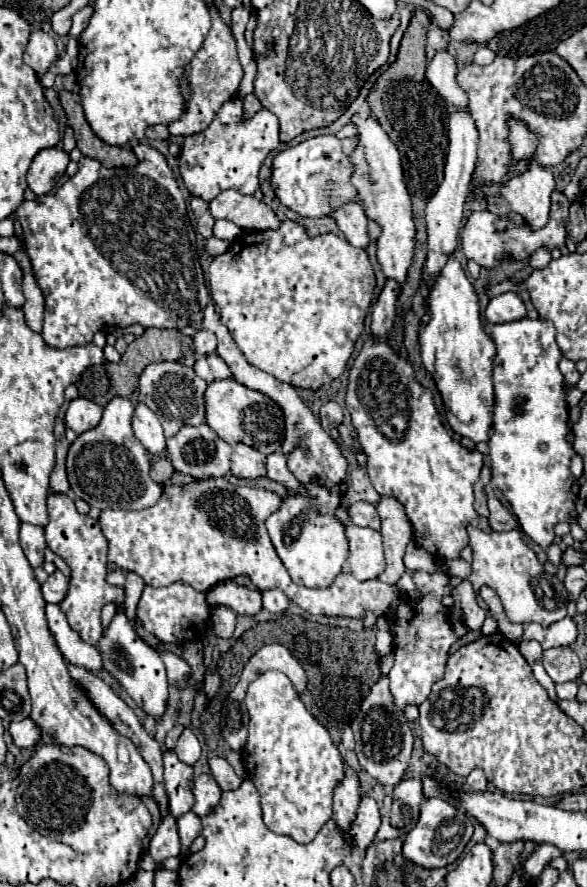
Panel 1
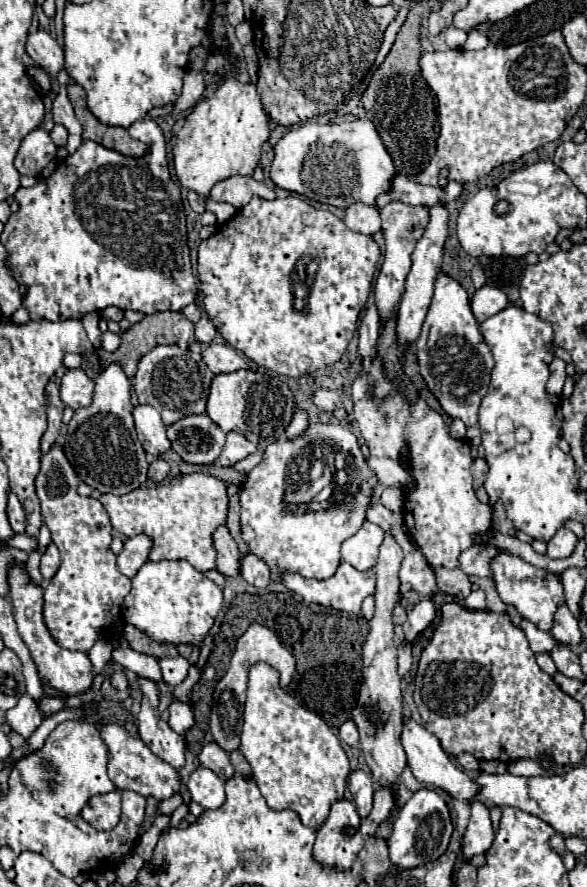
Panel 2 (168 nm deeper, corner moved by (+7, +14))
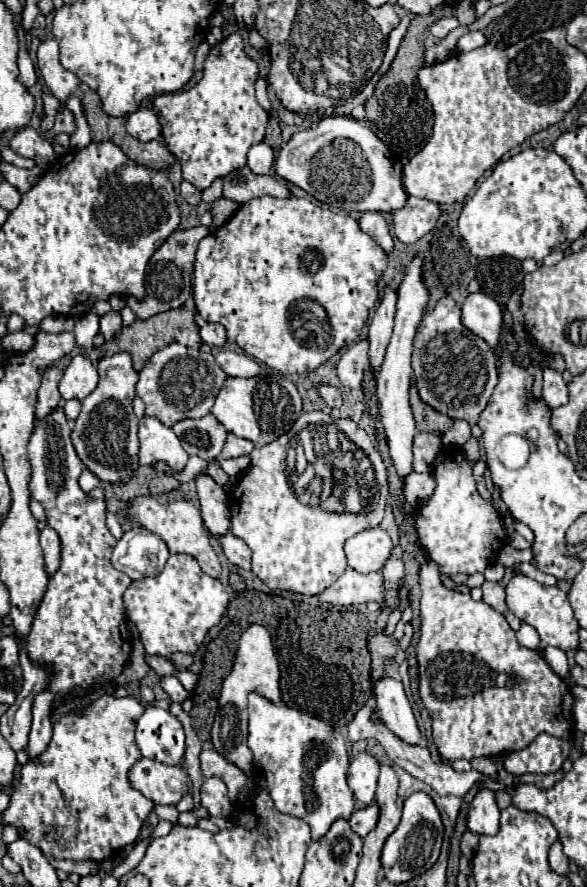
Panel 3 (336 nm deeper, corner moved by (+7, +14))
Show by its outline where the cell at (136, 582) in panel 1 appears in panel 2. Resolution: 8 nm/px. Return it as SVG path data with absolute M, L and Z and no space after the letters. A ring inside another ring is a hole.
M144 534L128 538L124 542L122 552L118 554L118 570L124 576L134 576L140 570L140 566L148 560L150 546L152 546L152 542Z

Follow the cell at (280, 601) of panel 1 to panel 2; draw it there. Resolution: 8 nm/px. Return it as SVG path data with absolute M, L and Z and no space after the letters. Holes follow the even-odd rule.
M248 554L242 558L242 578L256 588L266 588L272 580L268 564L254 554Z

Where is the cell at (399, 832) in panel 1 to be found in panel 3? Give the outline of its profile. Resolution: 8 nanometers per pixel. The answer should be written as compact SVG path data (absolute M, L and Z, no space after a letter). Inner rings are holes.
M372 804L370 808L366 806L366 808L360 808L360 810L356 810L356 812L352 812L352 816L348 818L348 824L350 824L350 828L358 834L358 836L366 836L374 826L376 826L376 822L378 822L378 806L376 804Z

